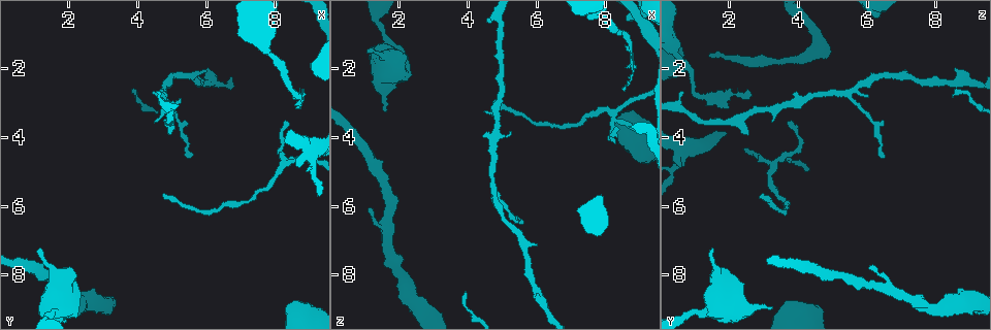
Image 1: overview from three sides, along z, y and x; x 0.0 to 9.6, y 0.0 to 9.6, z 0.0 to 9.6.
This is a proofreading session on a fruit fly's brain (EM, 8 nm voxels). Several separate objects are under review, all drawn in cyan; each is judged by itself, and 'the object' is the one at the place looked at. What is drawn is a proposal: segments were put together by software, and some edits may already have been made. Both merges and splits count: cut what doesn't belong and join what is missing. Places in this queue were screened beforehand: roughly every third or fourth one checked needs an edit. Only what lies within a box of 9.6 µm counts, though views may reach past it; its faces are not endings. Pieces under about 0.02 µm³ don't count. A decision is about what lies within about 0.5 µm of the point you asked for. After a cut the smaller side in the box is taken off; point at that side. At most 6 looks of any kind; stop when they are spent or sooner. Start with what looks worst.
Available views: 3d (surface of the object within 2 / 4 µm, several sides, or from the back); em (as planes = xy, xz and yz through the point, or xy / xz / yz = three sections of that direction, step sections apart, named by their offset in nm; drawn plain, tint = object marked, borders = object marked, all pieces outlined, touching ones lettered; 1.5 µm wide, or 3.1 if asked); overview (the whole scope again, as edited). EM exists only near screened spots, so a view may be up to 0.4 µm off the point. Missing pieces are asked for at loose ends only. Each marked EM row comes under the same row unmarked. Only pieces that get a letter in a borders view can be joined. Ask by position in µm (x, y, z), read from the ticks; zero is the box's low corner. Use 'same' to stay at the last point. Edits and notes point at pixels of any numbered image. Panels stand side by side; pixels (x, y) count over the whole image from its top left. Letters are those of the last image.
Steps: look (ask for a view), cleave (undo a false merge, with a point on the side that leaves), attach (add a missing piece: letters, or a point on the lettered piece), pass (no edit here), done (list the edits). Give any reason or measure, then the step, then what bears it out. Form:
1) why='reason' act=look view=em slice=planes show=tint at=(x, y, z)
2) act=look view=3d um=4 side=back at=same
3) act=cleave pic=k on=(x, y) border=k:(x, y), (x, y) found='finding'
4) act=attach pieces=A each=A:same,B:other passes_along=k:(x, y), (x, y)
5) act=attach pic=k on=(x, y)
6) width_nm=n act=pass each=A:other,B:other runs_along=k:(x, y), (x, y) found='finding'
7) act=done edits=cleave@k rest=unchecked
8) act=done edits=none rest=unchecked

why='three arms meet' act=look view=em slice=planes show=borders at=(8.20, 4.75, 3.30)

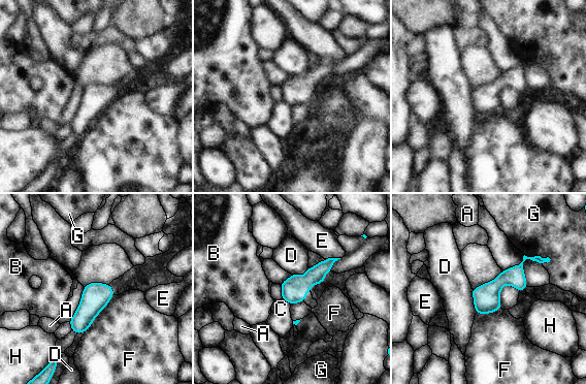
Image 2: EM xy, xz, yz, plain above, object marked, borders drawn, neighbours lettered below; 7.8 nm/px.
act=pass each=A:other,B:other,C:other,D:other,E:other,F:other,G:other,H:other runs_along=2:(542, 260), (526, 258), (478, 311) found='continuous, no second neuron'

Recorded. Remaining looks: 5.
act=look view=3d um=2 at=(1.60, 8.85, 3.25)

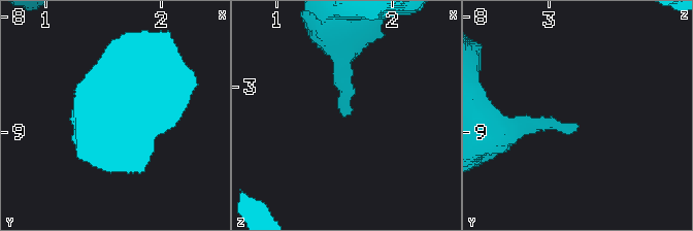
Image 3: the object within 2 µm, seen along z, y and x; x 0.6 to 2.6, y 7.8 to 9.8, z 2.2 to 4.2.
why='shape alone is not enough' act=look view=em slice=yz step=4 show=tint at=(1.62, 8.92, 3.24)

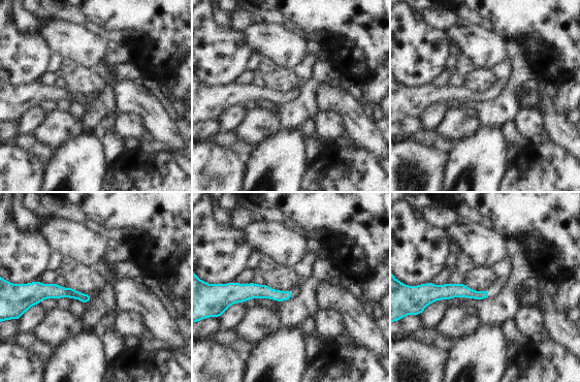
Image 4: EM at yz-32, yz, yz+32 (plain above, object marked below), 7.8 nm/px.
act=look view=em slice=yz step=4 show=borders at=same

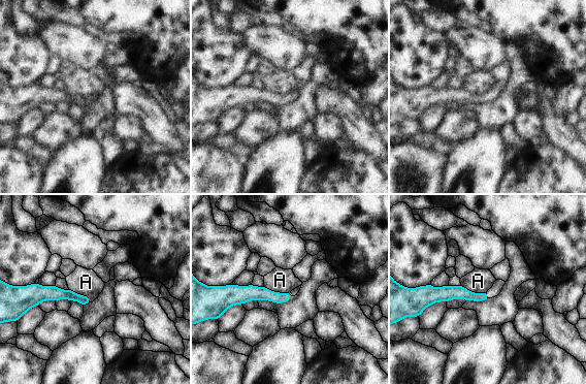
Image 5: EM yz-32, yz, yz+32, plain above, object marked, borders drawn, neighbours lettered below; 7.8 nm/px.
act=pass each=A:other runs_along=5:(228, 289), (234, 293), (288, 296) found='no lettered piece goes on from it'

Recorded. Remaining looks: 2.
why='branch stops here' act=look view=em slice=planes show=borders at=(8.55, 2.70, 2.55)

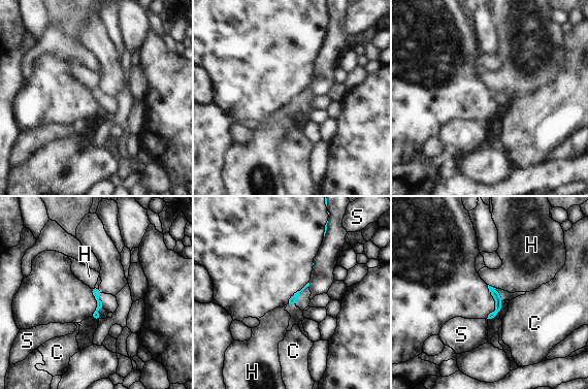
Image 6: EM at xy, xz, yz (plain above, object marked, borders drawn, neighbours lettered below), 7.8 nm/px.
longest_contact=H:40nm act=pass each=C:other,H:other,S:other border=6:(94, 286), (90, 288) found='none of them fits'

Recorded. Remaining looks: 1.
act=done edits=none rest=unchecked

